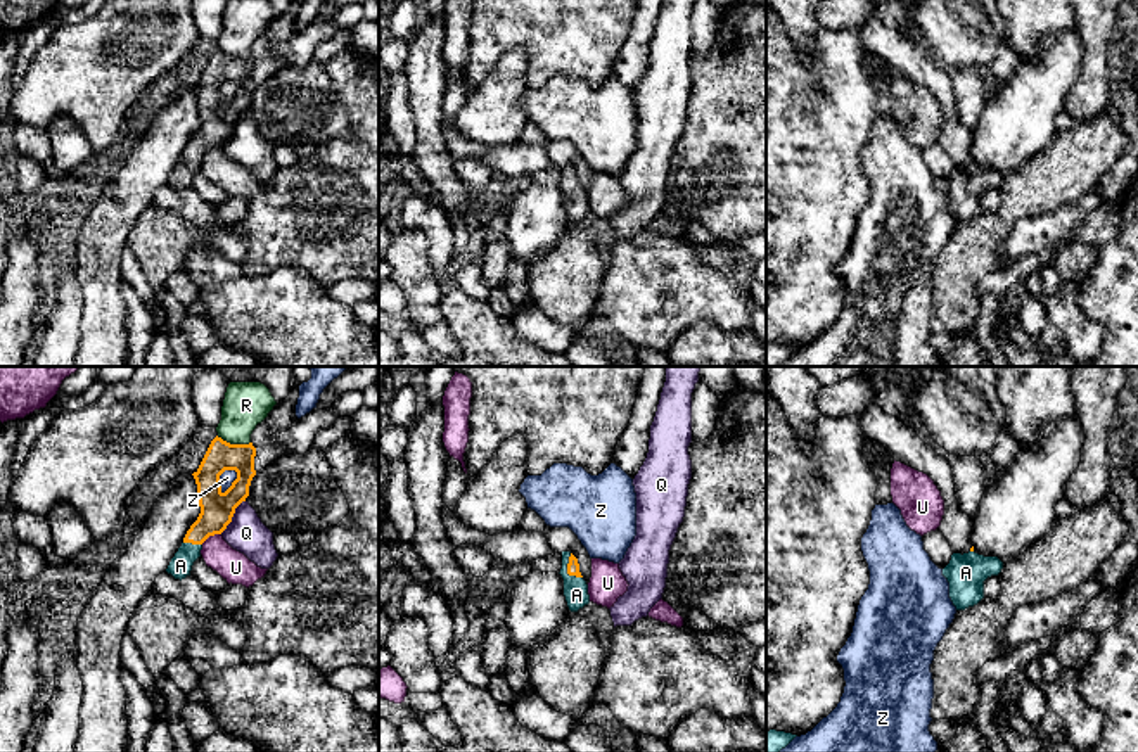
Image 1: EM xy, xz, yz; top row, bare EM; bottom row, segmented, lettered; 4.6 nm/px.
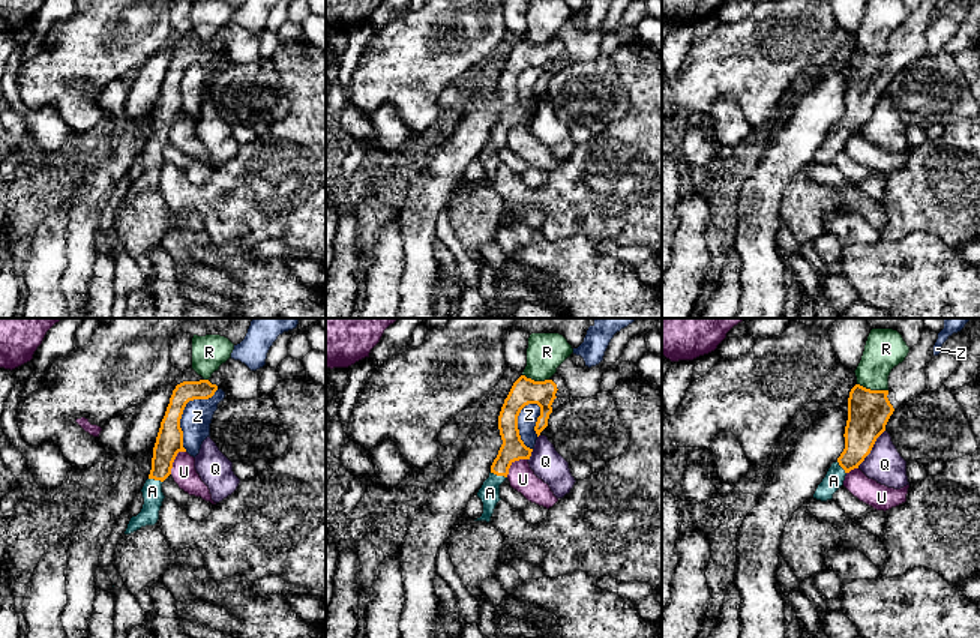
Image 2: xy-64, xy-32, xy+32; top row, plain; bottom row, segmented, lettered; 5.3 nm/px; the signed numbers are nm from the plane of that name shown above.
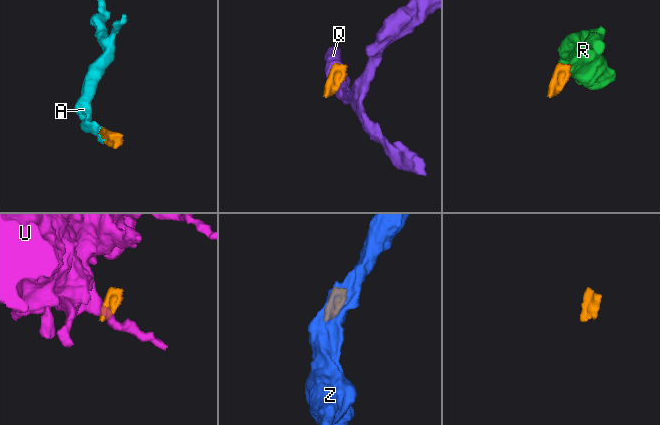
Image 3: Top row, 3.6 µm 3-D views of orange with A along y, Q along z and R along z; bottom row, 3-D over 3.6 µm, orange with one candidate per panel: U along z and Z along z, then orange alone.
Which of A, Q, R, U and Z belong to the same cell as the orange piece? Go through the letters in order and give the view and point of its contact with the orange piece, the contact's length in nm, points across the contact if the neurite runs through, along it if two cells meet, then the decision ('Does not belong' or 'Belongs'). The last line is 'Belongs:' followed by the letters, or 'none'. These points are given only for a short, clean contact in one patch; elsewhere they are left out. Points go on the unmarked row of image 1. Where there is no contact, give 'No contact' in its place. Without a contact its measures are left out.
A: Touches orange at xz (568, 184). Shared border 130 nm. Path across: xz (573, 180), (568, 184), (576, 208). Belongs
Q: Touches orange at xy (232, 128). Shared border 200 nm. Boundary: xy (244, 113), (220, 146). Does not belong
R: Touches orange at xy (234, 57). Shared border 160 nm. Boundary: xy (217, 49), (230, 56), (249, 56). Does not belong
U: Touches orange at xy (210, 147). Shared border 110 nm. Boundary: xy (220, 146), (210, 147), (201, 156). Does not belong
Z: Touches orange at xy (234, 94). Shared border 130 nm. Boundary: xy (234, 82), (236, 92), (222, 106). Does not belong
Belongs: A

